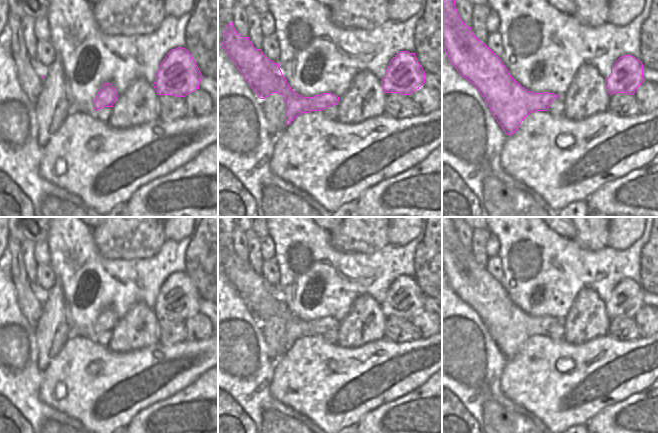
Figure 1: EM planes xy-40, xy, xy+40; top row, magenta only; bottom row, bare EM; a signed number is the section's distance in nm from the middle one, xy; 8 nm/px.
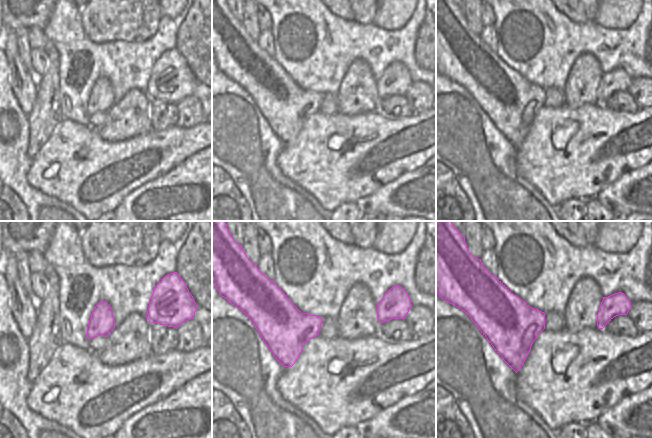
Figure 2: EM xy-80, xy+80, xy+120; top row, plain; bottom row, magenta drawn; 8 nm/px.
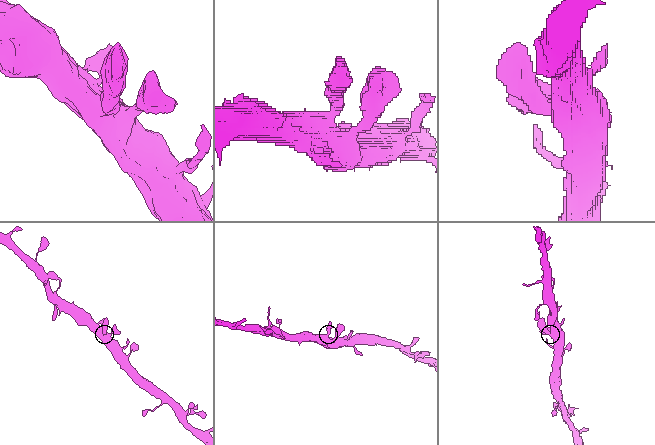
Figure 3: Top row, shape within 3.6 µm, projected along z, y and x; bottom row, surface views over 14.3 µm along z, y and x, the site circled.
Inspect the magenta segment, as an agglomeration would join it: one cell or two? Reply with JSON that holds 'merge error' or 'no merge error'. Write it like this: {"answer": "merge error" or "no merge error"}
{"answer": "no merge error"}

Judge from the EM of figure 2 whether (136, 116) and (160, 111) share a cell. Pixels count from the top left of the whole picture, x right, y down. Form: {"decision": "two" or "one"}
{"decision": "two"}

